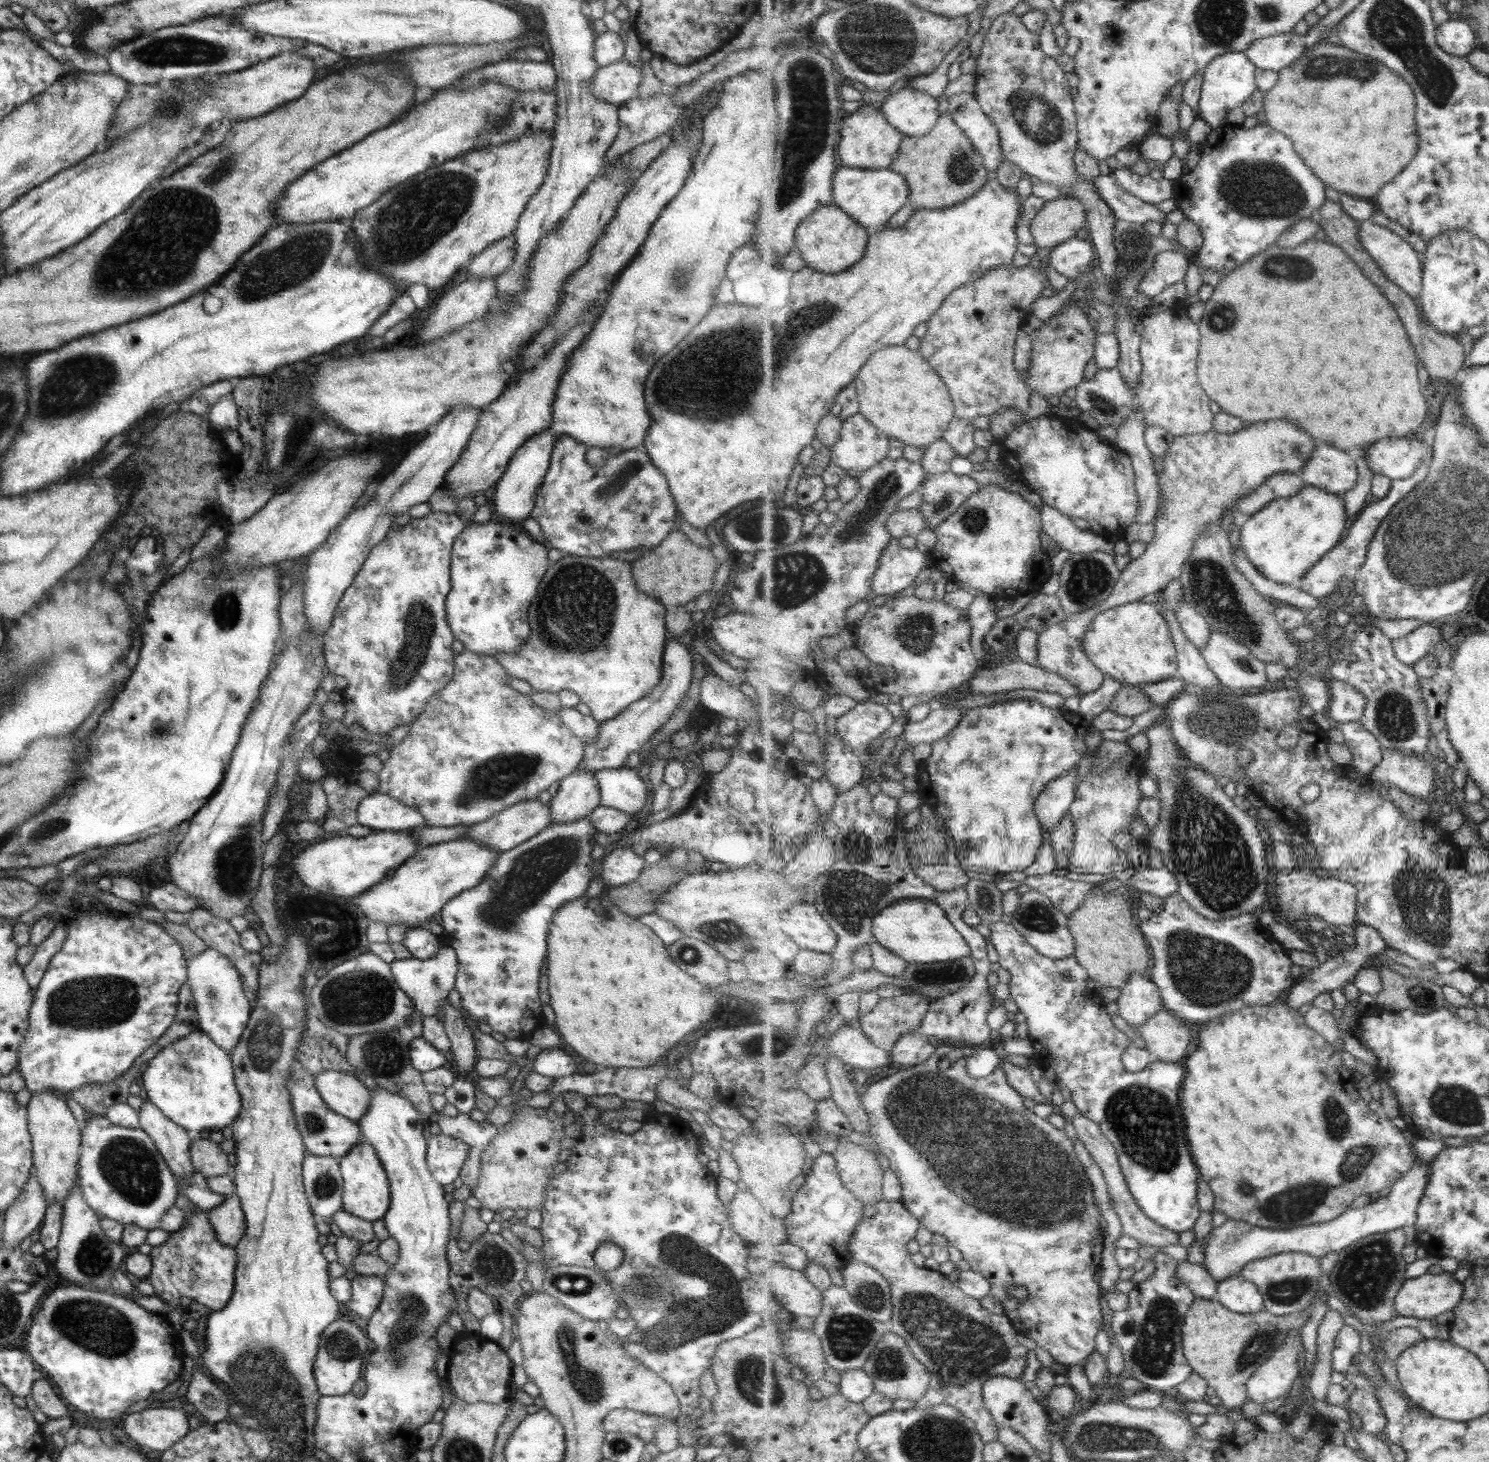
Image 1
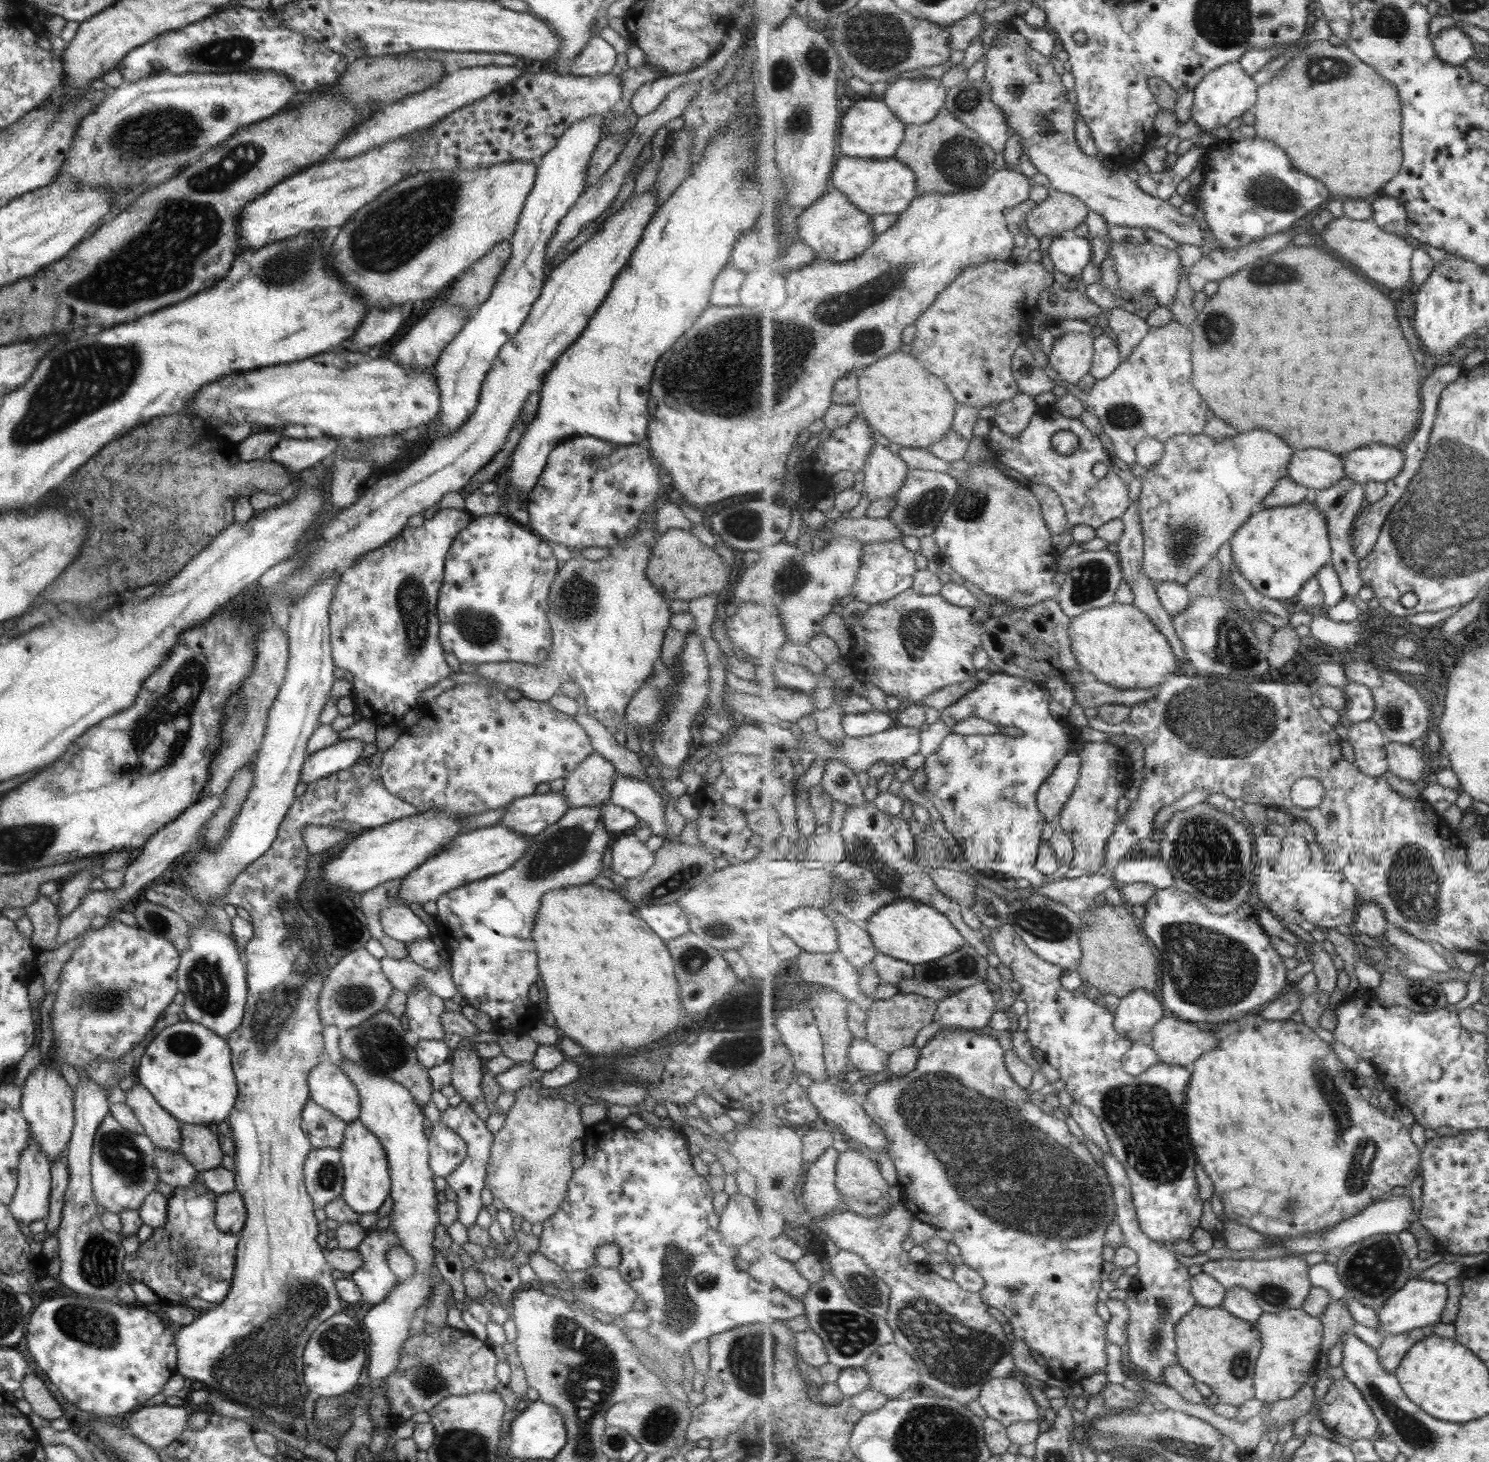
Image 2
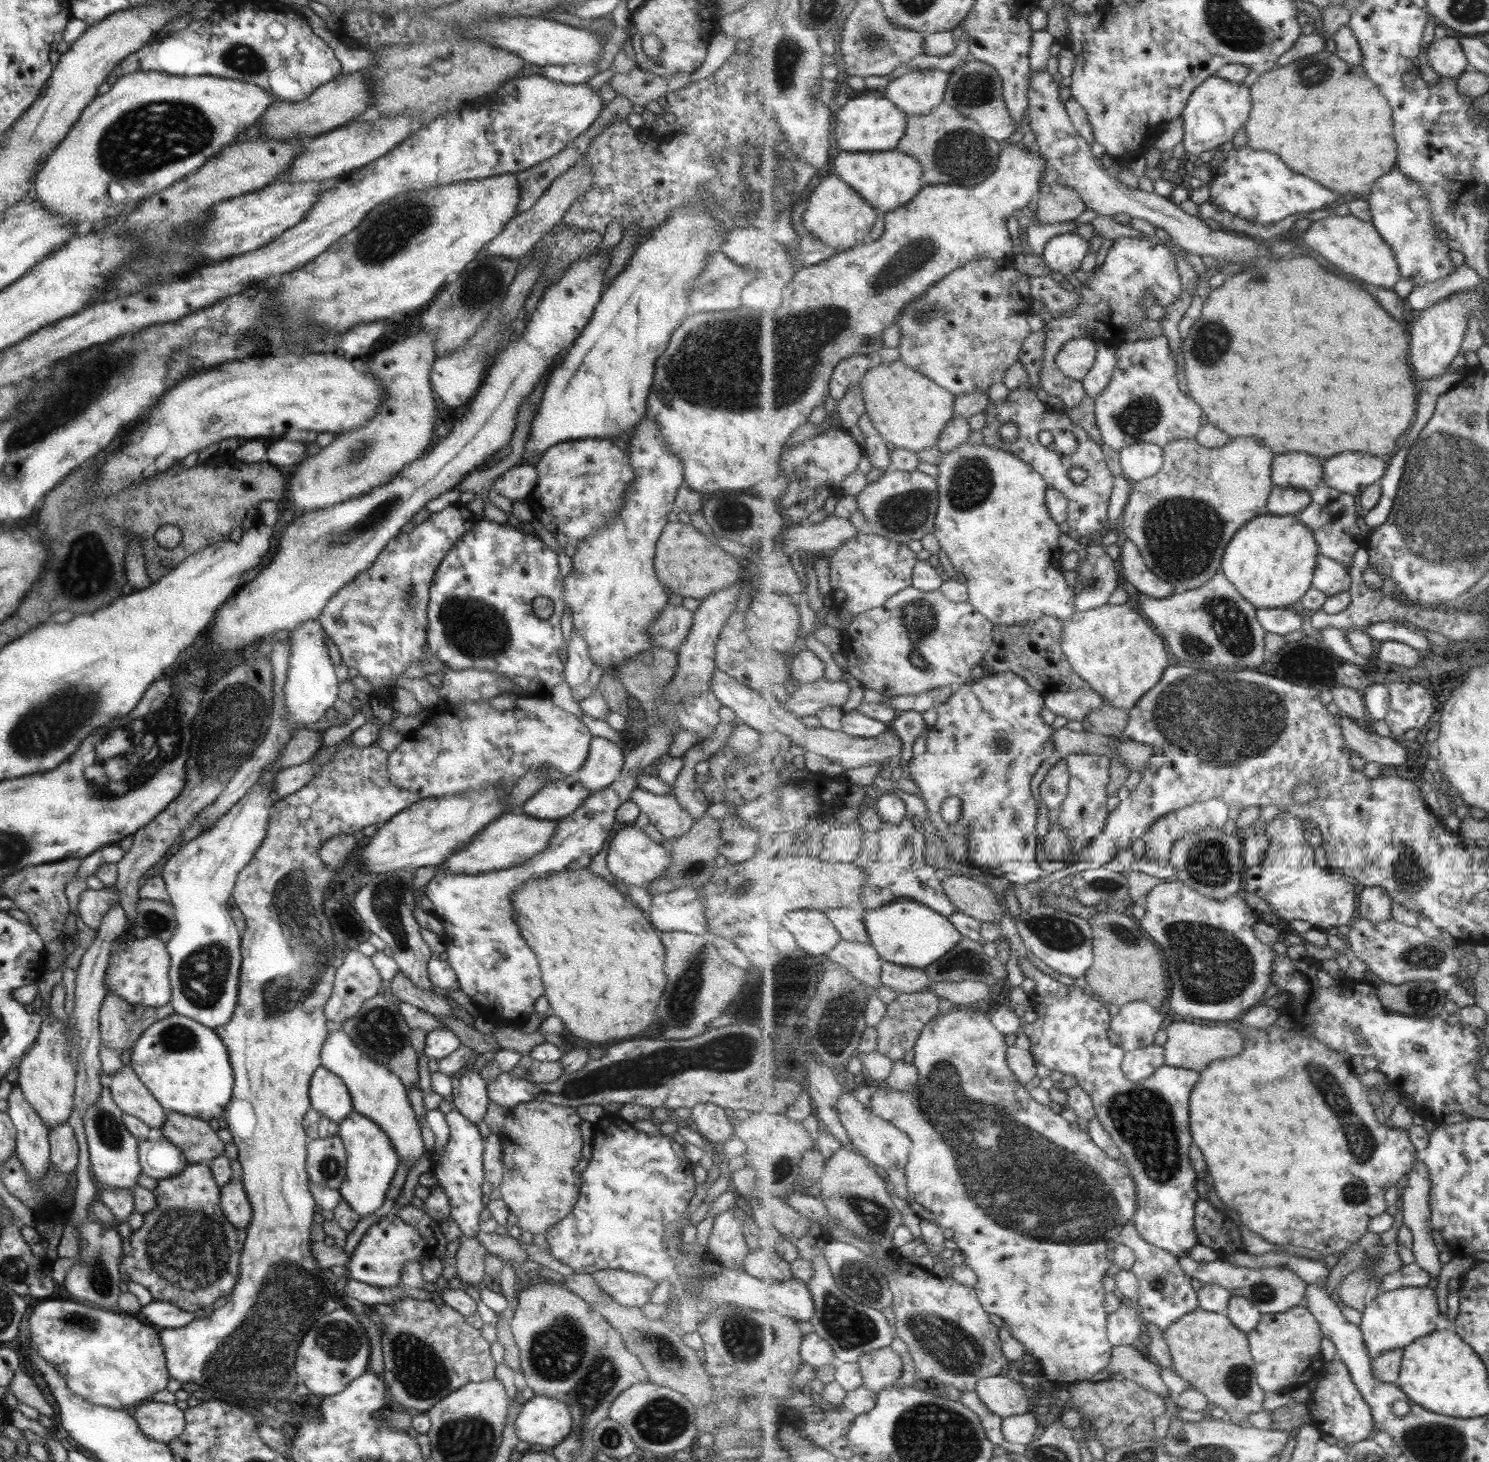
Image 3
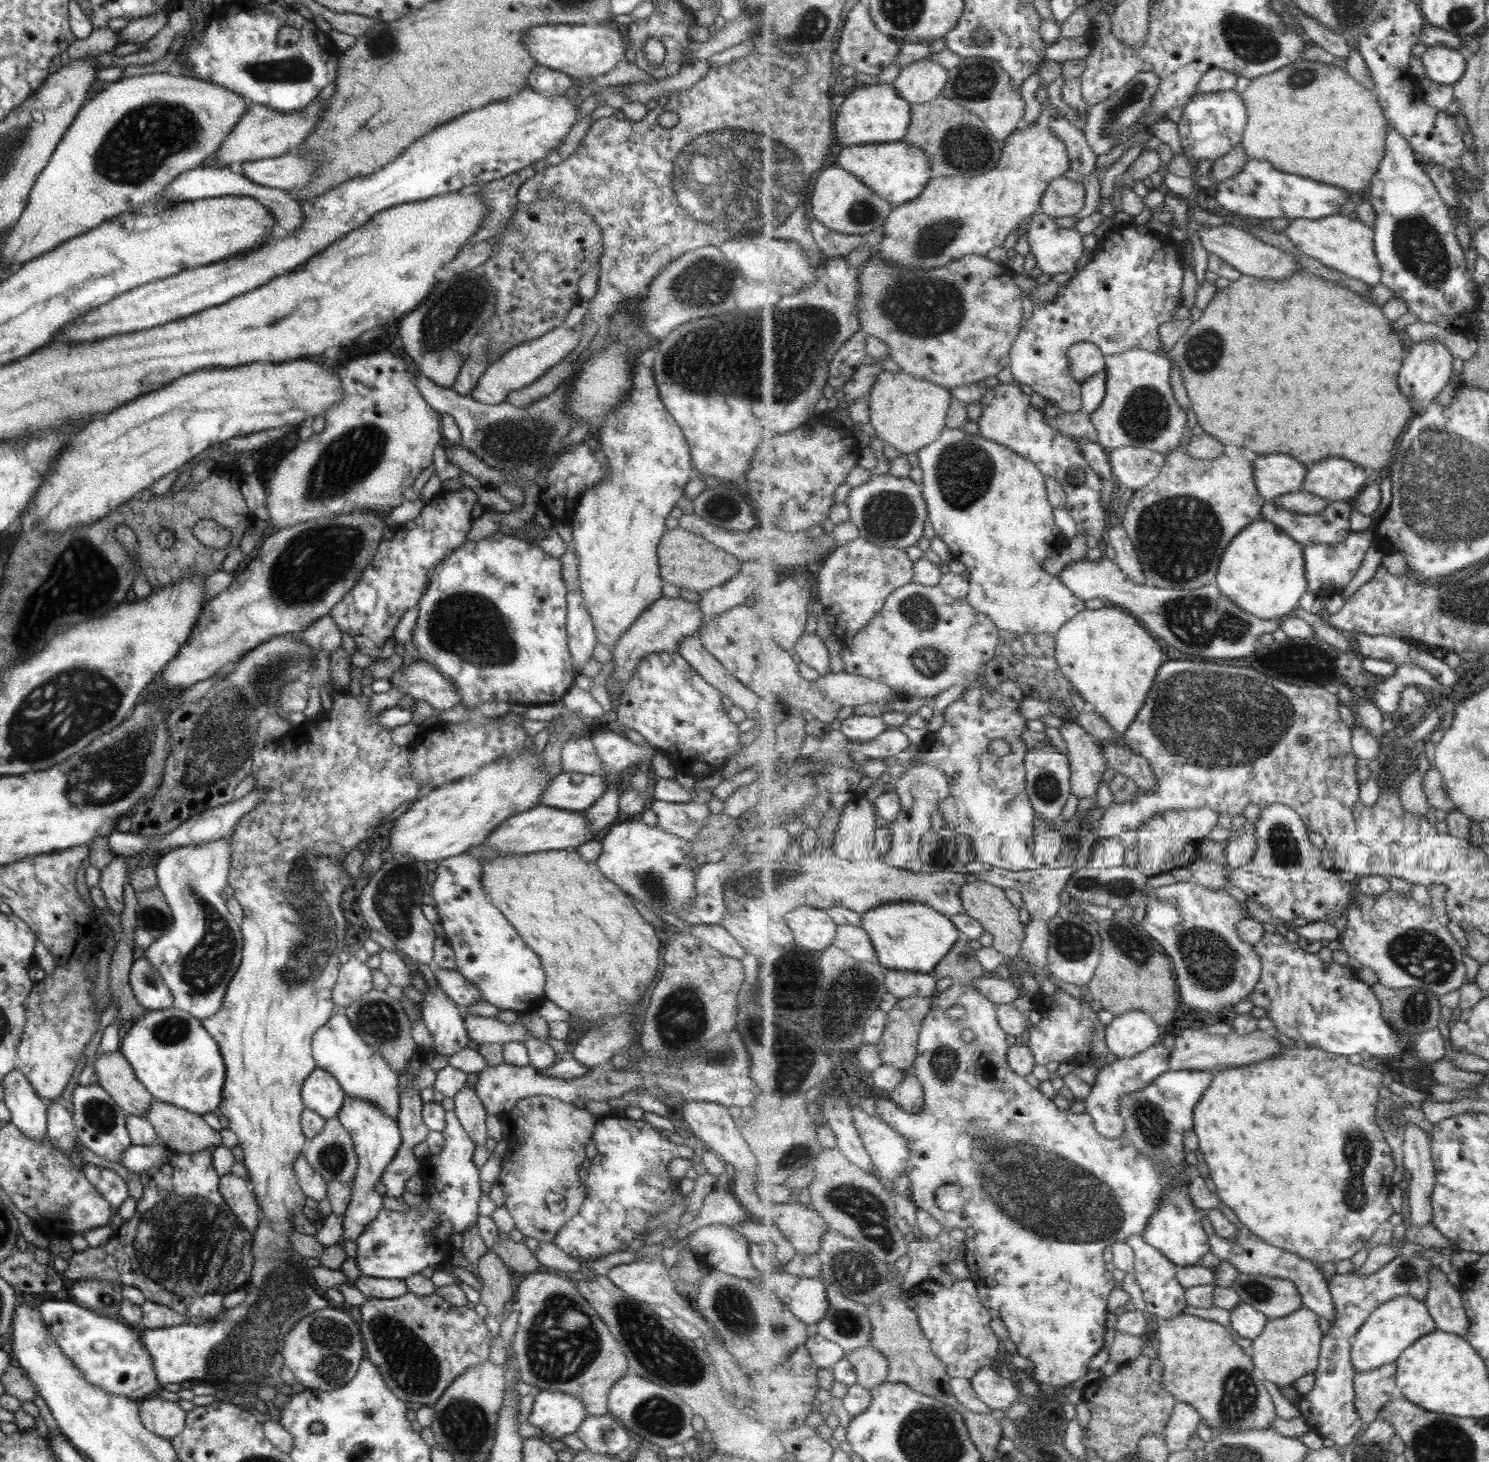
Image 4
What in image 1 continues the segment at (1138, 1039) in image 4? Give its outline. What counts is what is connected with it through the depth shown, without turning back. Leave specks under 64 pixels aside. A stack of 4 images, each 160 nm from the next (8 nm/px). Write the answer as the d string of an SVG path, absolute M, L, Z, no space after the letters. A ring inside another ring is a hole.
M1134 972L1127 981L1127 984L1122 988L1122 995L1118 998L1118 1014L1127 1022L1136 1028L1143 1026L1155 1016L1159 1011L1164 1009L1163 999L1160 993L1160 986L1153 982L1150 975L1139 974Z

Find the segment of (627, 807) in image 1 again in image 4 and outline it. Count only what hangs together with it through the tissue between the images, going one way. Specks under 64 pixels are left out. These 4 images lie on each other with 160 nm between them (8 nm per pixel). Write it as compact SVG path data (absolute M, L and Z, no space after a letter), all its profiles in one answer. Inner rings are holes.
M651 800L647 806L657 817L656 826L666 833L691 841L710 815L704 802L663 802Z

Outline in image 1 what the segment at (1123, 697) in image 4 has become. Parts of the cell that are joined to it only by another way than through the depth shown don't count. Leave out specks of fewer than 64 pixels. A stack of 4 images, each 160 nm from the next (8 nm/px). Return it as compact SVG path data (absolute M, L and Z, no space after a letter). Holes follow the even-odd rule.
M1135 601L1099 614L1085 636L1085 653L1106 675L1139 686L1179 677L1180 664L1172 628L1165 612L1155 603Z

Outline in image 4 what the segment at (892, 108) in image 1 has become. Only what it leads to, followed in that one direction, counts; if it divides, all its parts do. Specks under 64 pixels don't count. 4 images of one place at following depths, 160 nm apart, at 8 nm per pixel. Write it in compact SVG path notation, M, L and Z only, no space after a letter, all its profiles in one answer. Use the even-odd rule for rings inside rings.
M925 58L908 64L893 86L911 104L919 104L941 95L948 78L948 70L940 62Z

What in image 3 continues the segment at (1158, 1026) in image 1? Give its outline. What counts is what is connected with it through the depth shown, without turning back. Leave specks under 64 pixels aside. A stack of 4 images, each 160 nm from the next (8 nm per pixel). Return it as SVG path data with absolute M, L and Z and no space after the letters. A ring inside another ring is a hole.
M1168 1022L1165 1025L1167 1041L1166 1064L1169 1066L1185 1067L1189 1070L1203 1072L1217 1060L1237 1056L1245 1050L1244 1036L1238 1032L1235 1024L1191 1024L1191 1022Z

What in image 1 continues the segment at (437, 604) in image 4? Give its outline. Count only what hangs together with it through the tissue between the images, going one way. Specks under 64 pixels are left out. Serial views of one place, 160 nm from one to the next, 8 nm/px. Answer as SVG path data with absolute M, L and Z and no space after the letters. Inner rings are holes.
M499 522L469 523L453 539L449 559L450 589L444 600L445 623L465 651L493 657L497 653L517 651L529 639L527 610L537 592L539 581L549 567L548 546L524 531Z

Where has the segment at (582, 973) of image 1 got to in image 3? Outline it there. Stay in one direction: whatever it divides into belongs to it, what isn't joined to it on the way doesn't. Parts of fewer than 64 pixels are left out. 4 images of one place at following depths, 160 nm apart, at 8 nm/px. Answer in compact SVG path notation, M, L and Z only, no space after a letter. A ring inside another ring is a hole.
M588 867L577 870L562 870L551 873L546 877L539 877L523 881L510 894L510 903L515 911L515 922L517 923L519 934L527 943L527 946L534 952L536 956L543 984L543 996L548 1000L551 1014L558 1016L561 1022L568 1030L577 1038L588 1040L589 1042L609 1042L609 1040L621 1040L621 1038L629 1039L627 1034L645 1034L647 1026L653 1022L653 1008L657 1006L657 998L661 994L661 990L665 986L666 976L664 975L664 948L657 936L657 931L648 921L646 913L637 910L637 907L631 902L627 896L619 893L614 885L599 877L595 873L591 873Z

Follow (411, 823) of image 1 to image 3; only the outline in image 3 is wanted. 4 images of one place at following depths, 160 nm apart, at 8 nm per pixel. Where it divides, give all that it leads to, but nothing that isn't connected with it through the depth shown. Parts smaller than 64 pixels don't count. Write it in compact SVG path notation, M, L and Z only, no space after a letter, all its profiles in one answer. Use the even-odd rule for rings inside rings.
M349 736L341 740L337 744L337 752L329 757L329 760L321 765L313 776L305 783L305 786L299 788L279 800L273 802L270 806L270 811L267 817L268 828L265 829L265 834L253 853L251 860L237 873L237 878L231 892L231 897L235 902L235 906L241 911L244 916L245 928L240 935L240 955L241 962L238 972L237 1000L231 1013L231 1018L221 1026L213 1029L213 1032L221 1039L223 1046L225 1046L229 1064L232 1068L233 1086L231 1098L225 1106L224 1114L227 1123L227 1130L231 1134L231 1139L235 1148L237 1149L237 1161L241 1165L242 1176L239 1180L246 1192L250 1207L252 1208L252 1217L248 1224L247 1230L243 1231L243 1249L240 1256L239 1274L233 1290L228 1294L226 1303L219 1309L210 1309L204 1318L194 1318L189 1324L181 1328L160 1329L158 1331L159 1342L165 1357L165 1366L169 1377L177 1380L180 1383L195 1383L205 1388L213 1388L225 1394L233 1394L239 1398L253 1398L257 1402L273 1402L283 1401L294 1390L298 1378L294 1371L295 1352L301 1337L305 1331L324 1314L331 1312L342 1306L341 1301L332 1292L330 1285L323 1278L323 1271L316 1265L315 1259L309 1252L311 1246L311 1239L309 1236L309 1228L311 1228L313 1208L315 1203L308 1187L308 1177L305 1171L306 1160L306 1144L307 1138L303 1131L303 1116L310 1109L310 1101L308 1095L308 1086L313 1071L320 1066L319 1053L322 1042L327 1036L328 1028L325 1026L324 1004L332 993L334 974L336 968L333 967L333 932L329 926L329 920L323 914L321 902L323 902L323 892L325 888L331 884L333 878L332 869L330 869L319 857L318 850L320 846L333 836L338 834L352 835L357 830L371 826L371 824L383 824L388 821L394 814L401 812L404 808L411 806L417 802L419 797L408 790L403 790L393 784L388 773L387 753L383 752L375 743L370 746L363 746L355 748L349 742Z

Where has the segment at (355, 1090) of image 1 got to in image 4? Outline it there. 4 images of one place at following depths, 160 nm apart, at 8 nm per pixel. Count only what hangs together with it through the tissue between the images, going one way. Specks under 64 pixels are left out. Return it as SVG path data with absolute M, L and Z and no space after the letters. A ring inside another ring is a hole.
M315 1067L301 1085L301 1101L305 1109L325 1120L336 1118L345 1094L337 1081L322 1068Z

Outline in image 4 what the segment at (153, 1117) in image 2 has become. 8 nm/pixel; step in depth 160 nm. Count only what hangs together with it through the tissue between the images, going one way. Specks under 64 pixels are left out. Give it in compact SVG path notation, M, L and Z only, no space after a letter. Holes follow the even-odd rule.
M119 1050L97 1053L93 1070L96 1083L126 1115L144 1118L153 1100L136 1079L131 1065Z

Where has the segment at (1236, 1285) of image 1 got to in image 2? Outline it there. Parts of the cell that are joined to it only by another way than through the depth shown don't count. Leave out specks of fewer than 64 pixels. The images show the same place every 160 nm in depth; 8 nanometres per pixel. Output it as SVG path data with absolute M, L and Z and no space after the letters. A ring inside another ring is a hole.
M1242 1286L1226 1289L1222 1306L1237 1318L1243 1318L1247 1322L1257 1323L1264 1313L1264 1307L1257 1302L1256 1294Z

